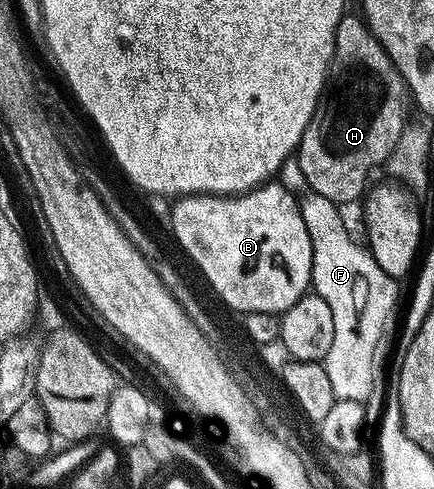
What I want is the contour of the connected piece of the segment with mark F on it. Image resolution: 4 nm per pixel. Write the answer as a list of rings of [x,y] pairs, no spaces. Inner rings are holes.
[[[311,189],[305,190],[305,195],[299,196],[302,221],[306,221],[306,233],[310,233],[312,246],[312,282],[315,294],[330,305],[330,314],[334,317],[334,341],[330,345],[330,353],[322,360],[325,371],[330,377],[331,388],[337,400],[356,401],[362,404],[369,402],[372,390],[376,387],[376,350],[384,339],[384,330],[388,327],[388,318],[396,307],[397,280],[391,279],[374,261],[371,251],[363,242],[355,243],[344,219],[340,216],[341,208],[334,201],[322,197]]]

